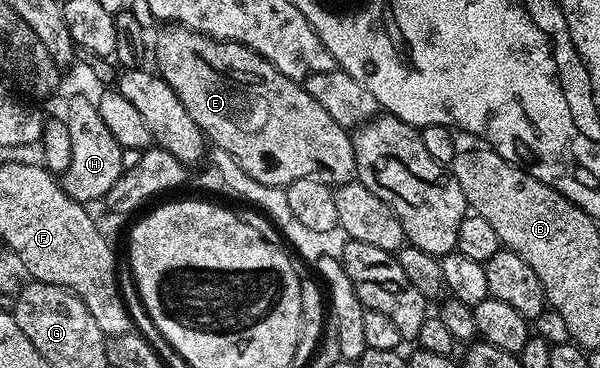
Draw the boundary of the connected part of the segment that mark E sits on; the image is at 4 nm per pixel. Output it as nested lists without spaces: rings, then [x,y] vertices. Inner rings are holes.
[[[165,23],[161,28],[164,29],[156,36],[158,75],[178,94],[182,106],[186,106],[186,114],[194,118],[205,137],[215,147],[226,150],[254,182],[284,188],[290,182],[298,182],[298,178],[314,178],[333,186],[356,180],[356,159],[349,129],[338,126],[338,122],[310,98],[303,83],[286,78],[286,74],[279,72],[266,58],[241,44],[203,36],[181,24]]]

